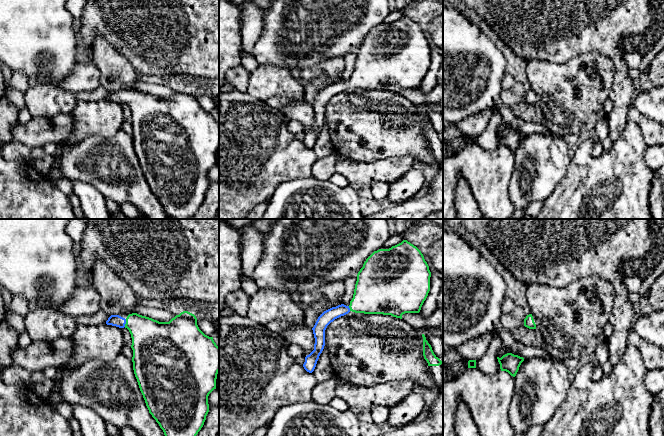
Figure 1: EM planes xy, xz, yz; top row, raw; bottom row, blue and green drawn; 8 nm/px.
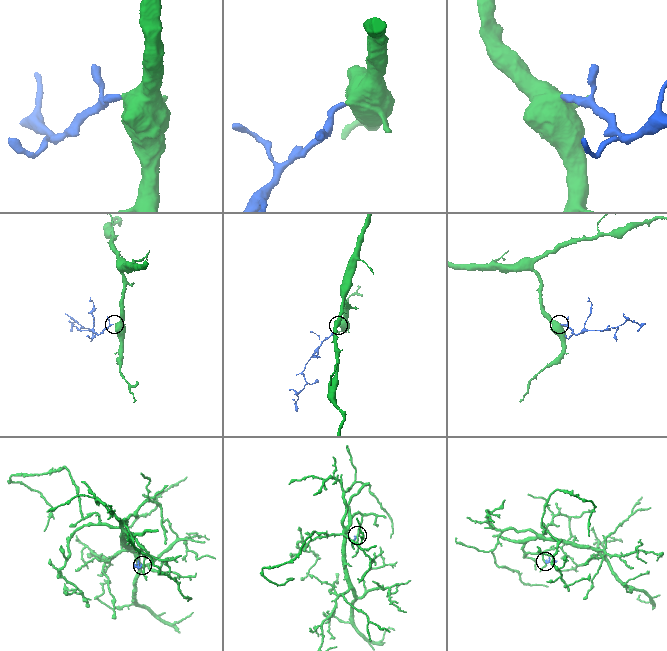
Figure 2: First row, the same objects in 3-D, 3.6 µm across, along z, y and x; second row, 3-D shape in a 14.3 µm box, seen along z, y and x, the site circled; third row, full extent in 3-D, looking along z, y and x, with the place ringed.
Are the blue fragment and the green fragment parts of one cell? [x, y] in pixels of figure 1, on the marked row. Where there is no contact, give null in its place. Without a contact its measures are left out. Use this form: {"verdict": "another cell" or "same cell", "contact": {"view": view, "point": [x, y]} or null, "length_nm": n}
{"verdict": "same cell", "contact": {"view": "xy", "point": [125, 323]}, "length_nm": 70}

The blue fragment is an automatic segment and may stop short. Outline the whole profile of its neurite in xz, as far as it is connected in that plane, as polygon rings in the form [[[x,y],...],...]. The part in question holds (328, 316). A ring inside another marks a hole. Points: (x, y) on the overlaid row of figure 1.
[[[403,240],[389,249],[374,251],[364,262],[357,274],[353,298],[350,305],[344,304],[324,311],[312,328],[315,344],[314,350],[305,357],[304,369],[312,373],[320,354],[325,346],[325,330],[335,319],[348,314],[350,311],[364,314],[391,315],[402,319],[405,313],[419,313],[430,291],[431,272],[421,251]]]

